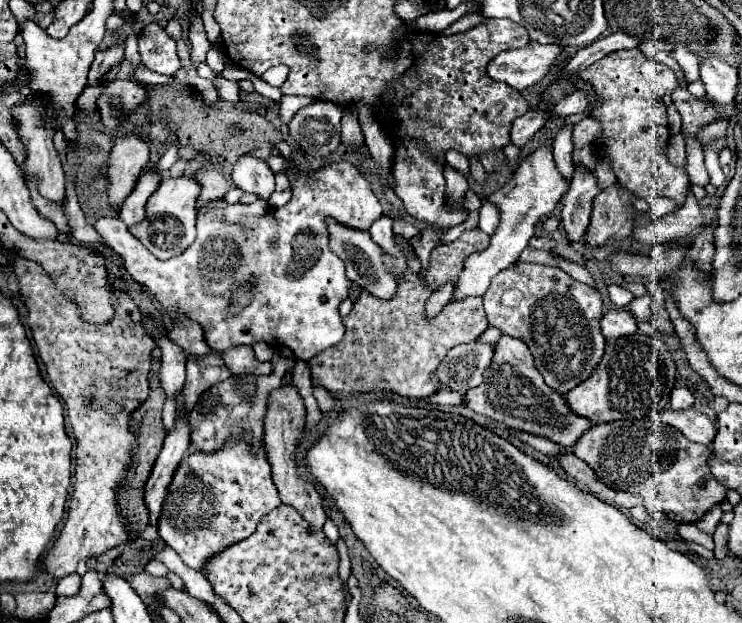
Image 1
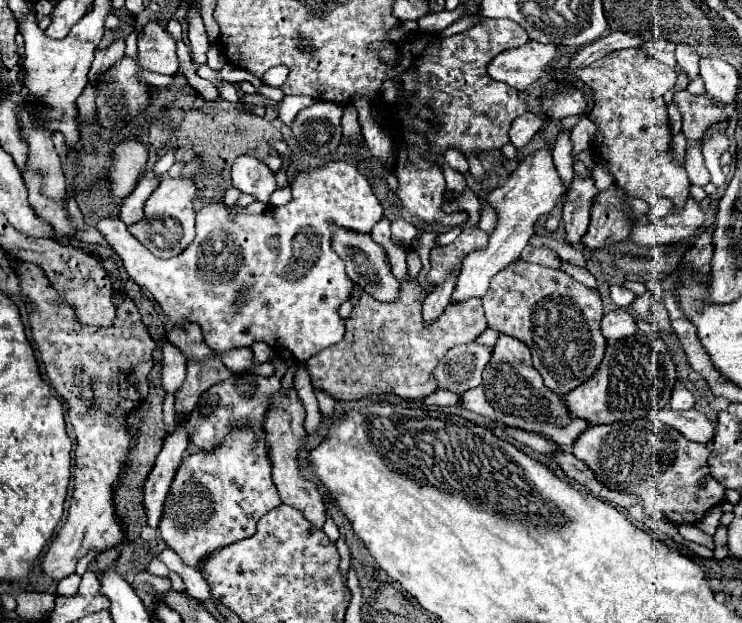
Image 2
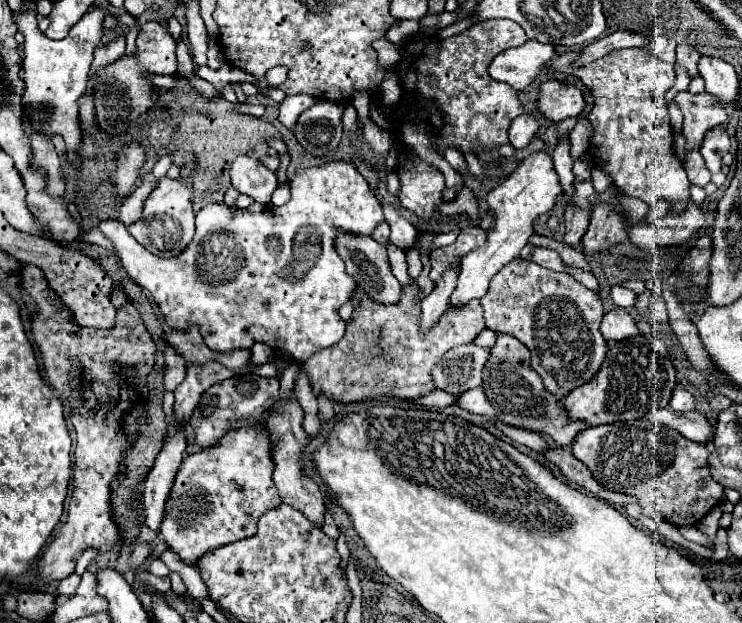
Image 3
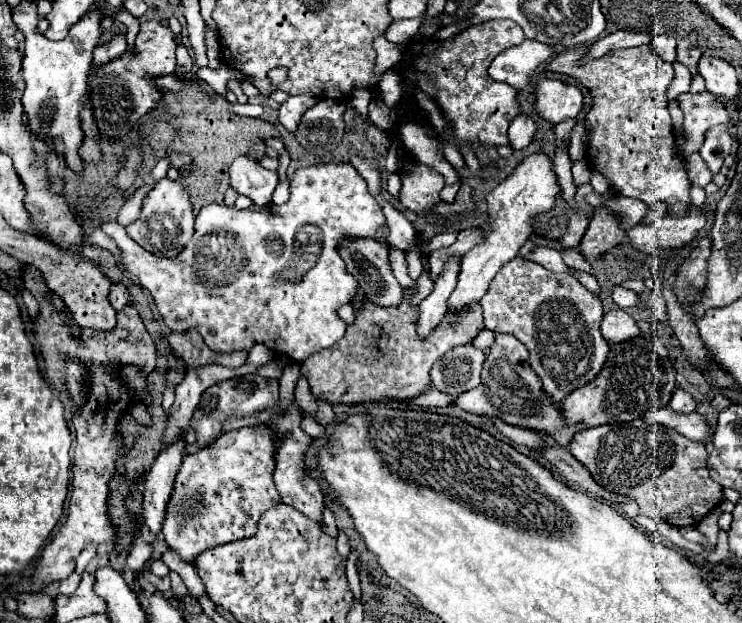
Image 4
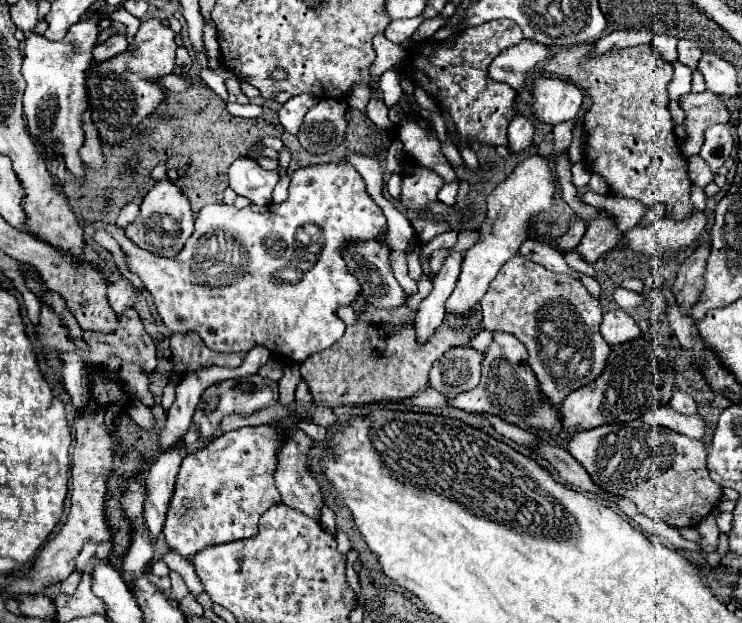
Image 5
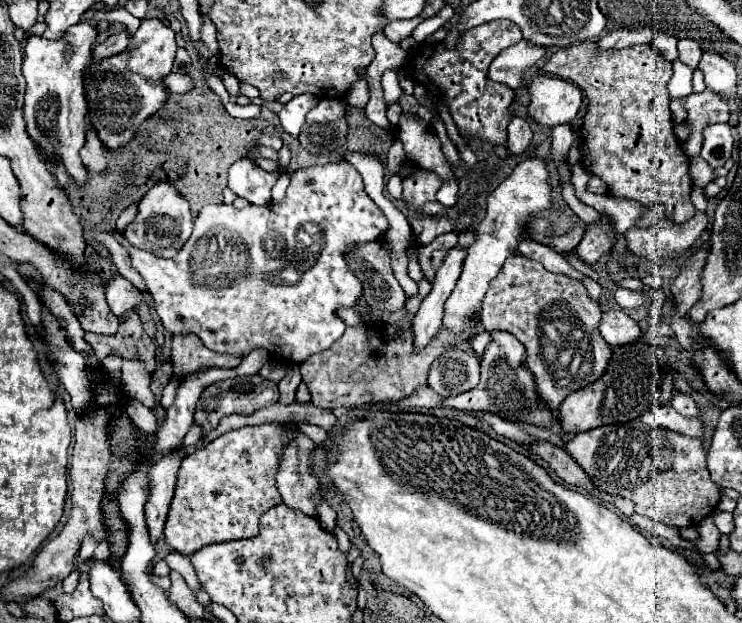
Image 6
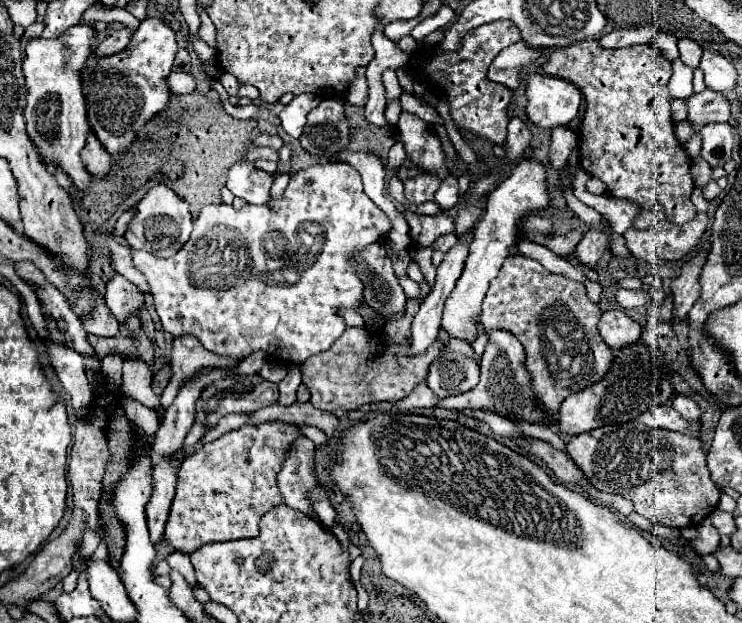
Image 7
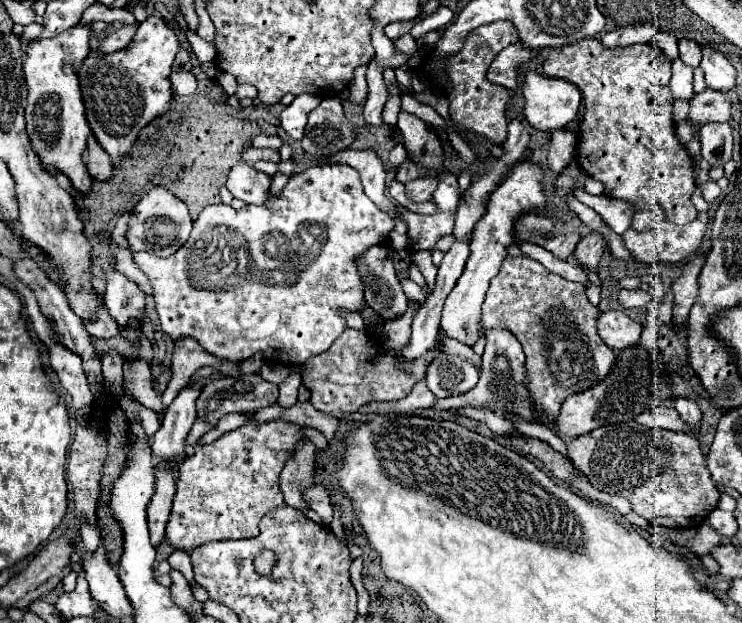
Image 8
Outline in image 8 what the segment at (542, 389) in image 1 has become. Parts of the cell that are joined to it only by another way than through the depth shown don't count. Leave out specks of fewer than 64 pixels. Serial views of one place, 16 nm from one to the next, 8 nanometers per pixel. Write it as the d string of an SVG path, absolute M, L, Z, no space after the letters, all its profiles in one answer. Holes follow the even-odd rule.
M484 328L486 336L486 348L482 358L482 374L470 392L464 396L444 398L432 404L434 410L450 410L450 408L462 408L462 406L484 406L494 412L514 412L524 416L526 420L532 420L528 416L528 390L524 388L524 352L520 348L520 342L514 338L514 334L506 328Z

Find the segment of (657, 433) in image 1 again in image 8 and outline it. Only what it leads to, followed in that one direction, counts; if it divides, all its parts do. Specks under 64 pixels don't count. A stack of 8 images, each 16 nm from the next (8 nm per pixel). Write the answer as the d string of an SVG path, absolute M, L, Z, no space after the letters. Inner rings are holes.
M628 420L626 424L602 426L588 432L586 436L574 438L568 444L568 458L594 488L624 496L632 504L632 510L656 528L698 528L702 524L700 520L704 520L718 506L720 494L706 468L700 442L684 432L650 430L642 424L636 424L634 420Z

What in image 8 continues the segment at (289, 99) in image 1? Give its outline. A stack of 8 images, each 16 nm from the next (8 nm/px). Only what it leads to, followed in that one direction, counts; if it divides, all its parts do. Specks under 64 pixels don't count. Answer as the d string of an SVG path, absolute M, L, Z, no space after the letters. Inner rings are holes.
M314 94L296 96L296 100L290 106L286 106L280 114L280 126L284 128L284 132L292 136L294 140L304 138L304 126L306 126L308 112L312 112L318 104L320 104L320 98Z

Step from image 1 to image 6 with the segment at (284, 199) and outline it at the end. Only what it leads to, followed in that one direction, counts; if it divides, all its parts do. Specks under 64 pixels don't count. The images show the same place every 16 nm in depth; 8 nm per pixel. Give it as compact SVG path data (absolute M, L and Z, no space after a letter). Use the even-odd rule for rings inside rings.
M287 173L279 176L271 192L273 200L280 201L286 197L286 189L288 187L289 182L290 176Z

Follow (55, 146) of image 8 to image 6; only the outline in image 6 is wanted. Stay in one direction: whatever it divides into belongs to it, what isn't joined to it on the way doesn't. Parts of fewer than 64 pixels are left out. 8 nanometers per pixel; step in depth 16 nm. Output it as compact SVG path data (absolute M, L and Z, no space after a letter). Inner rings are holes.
M78 22L74 24L62 38L58 40L46 40L42 36L30 36L26 40L24 48L24 64L22 64L22 74L26 78L26 106L24 106L24 118L26 118L26 130L28 136L34 140L38 152L42 154L44 160L48 162L58 162L64 166L64 170L74 178L74 182L82 188L88 182L88 172L82 166L80 160L80 148L86 142L86 100L84 100L84 78L82 70L86 68L90 56L92 56L92 46L96 40L96 22Z

